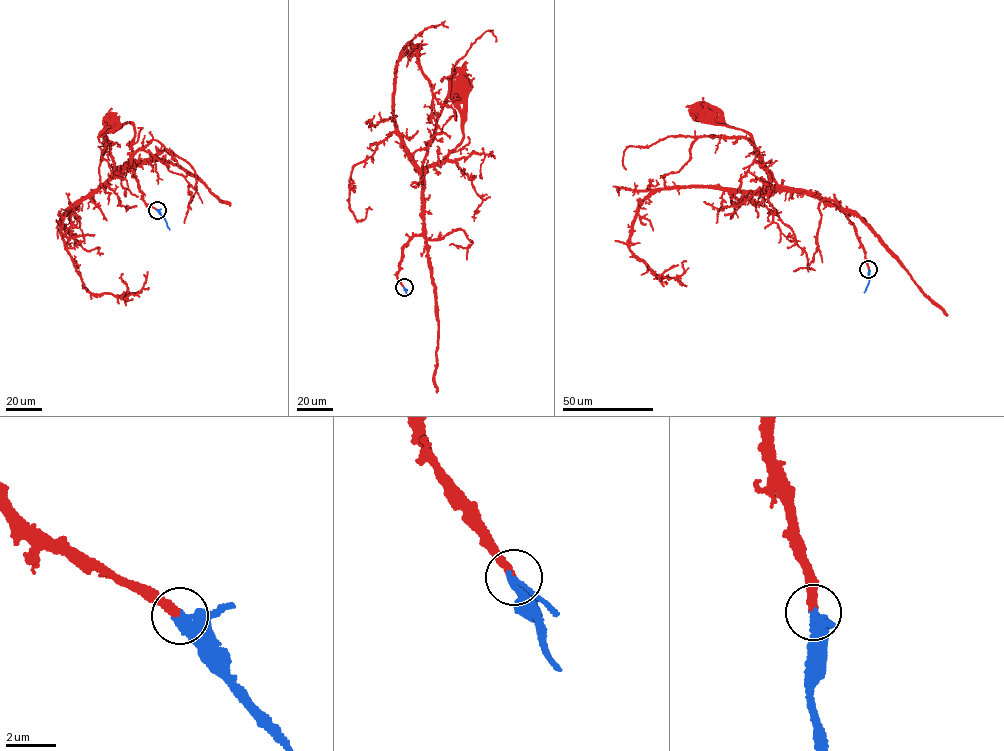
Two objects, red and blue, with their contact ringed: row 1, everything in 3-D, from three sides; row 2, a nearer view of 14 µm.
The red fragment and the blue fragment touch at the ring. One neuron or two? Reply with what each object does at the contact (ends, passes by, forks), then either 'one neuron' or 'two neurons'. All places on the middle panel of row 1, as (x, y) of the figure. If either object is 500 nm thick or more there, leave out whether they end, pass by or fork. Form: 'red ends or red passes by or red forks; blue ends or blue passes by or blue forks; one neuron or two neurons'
red ends; blue ends; one neuron

